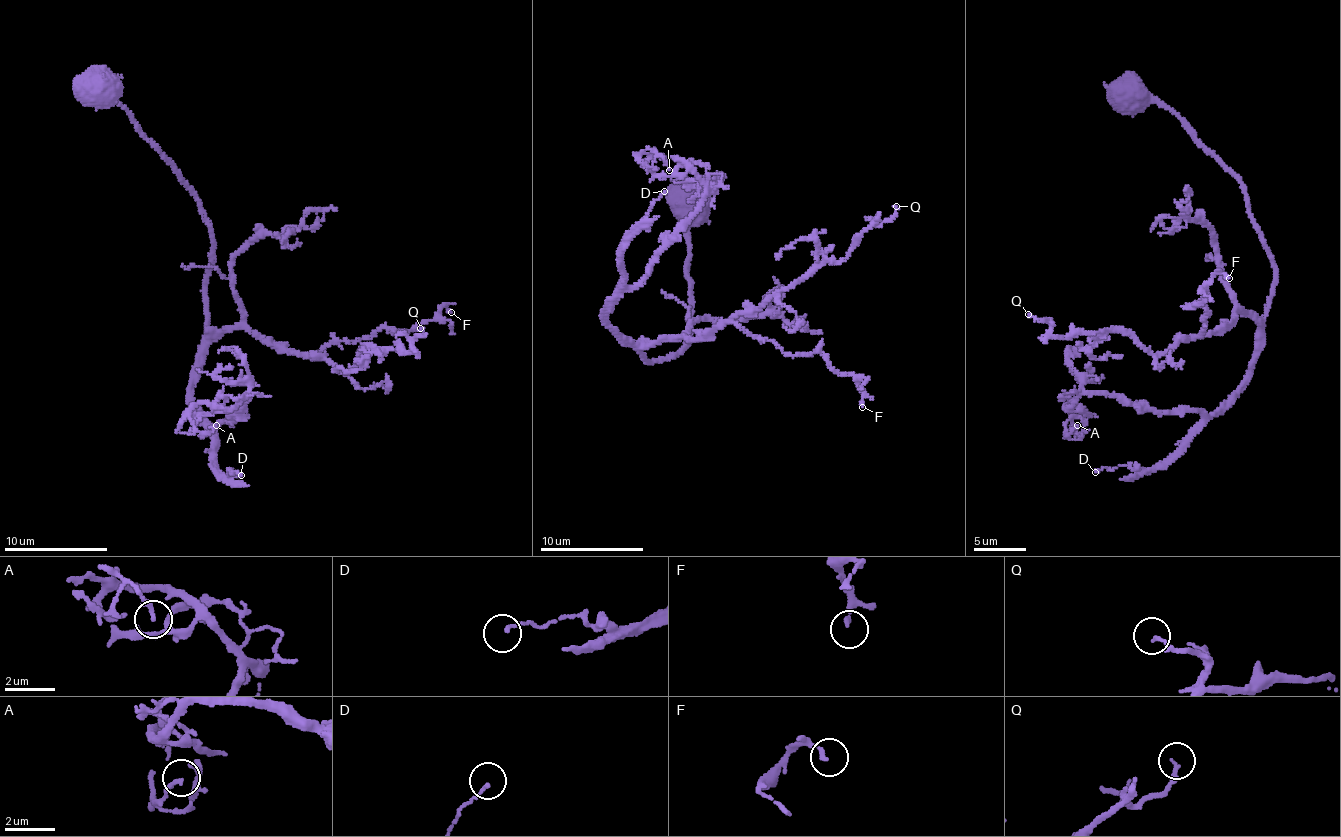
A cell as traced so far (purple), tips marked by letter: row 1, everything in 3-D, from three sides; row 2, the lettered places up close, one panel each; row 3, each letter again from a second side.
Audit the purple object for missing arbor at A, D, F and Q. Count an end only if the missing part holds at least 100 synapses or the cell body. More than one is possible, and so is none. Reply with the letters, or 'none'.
Q

